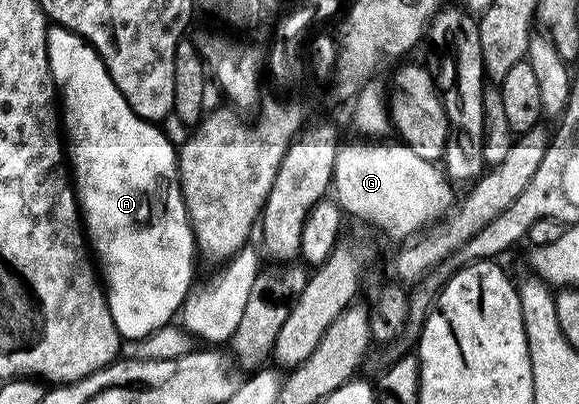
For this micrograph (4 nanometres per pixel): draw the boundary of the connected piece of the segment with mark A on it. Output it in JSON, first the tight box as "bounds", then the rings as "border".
{"bounds":[47,26,197,341],"border":[[[51,26],[47,29],[47,53],[49,54],[51,77],[55,80],[56,89],[61,90],[61,124],[65,129],[65,144],[69,149],[69,168],[73,173],[73,183],[81,209],[81,220],[85,225],[85,236],[93,249],[94,259],[96,261],[103,260],[104,266],[107,267],[107,280],[105,276],[107,305],[113,314],[113,322],[117,326],[120,337],[124,341],[141,340],[150,335],[151,332],[157,331],[159,327],[165,327],[172,323],[183,307],[188,293],[193,288],[191,279],[195,276],[197,249],[195,235],[191,229],[190,219],[187,217],[185,198],[182,196],[182,188],[179,185],[177,148],[174,143],[171,145],[170,138],[159,129],[162,127],[156,126],[152,121],[142,120],[140,116],[133,114],[129,102],[125,102],[121,90],[117,90],[113,78],[108,74],[106,66],[103,65],[103,60],[86,40],[70,32],[68,28]]]}

